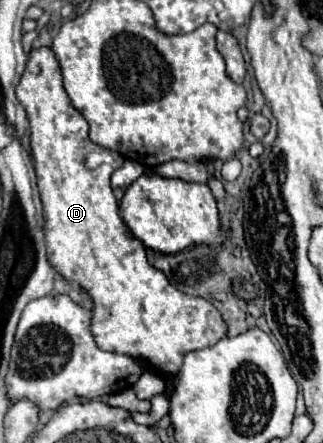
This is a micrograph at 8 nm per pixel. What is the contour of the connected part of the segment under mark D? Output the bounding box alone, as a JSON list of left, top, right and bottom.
[16,46,226,374]

